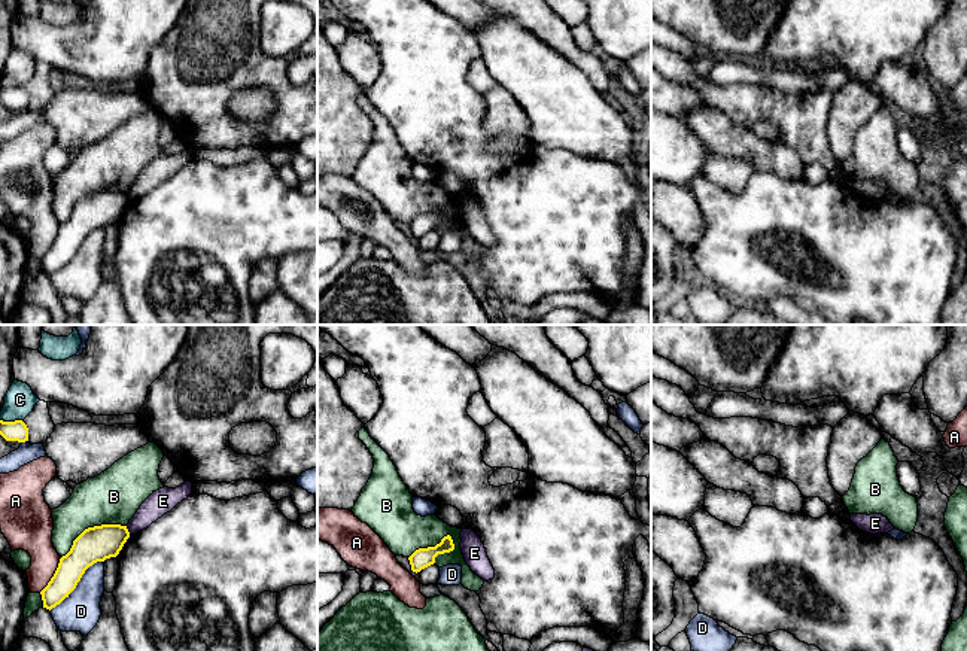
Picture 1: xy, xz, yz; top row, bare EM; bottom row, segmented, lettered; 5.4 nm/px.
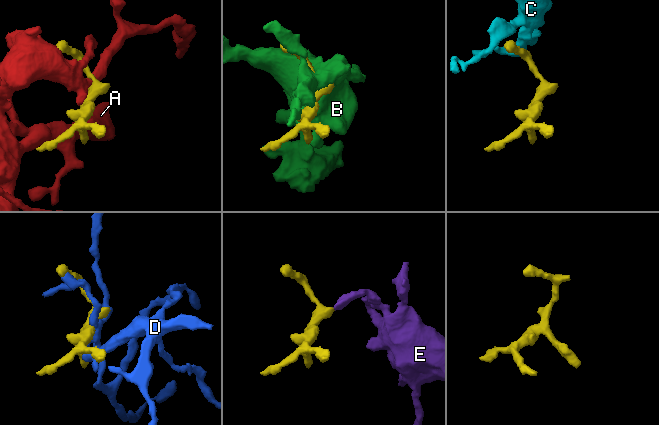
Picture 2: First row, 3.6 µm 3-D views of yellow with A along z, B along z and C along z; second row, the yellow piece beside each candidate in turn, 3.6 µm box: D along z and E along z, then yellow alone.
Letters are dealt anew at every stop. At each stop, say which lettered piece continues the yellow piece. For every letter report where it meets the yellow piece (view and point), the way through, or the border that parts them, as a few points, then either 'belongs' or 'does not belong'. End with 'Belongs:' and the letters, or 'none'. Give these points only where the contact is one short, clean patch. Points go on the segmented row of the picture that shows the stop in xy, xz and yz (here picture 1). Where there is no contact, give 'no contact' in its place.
A: meets yellow in xy at (54, 575); does not belong
B: meets yellow in xz at (431, 547); does not belong
C: meets yellow in xy at (11, 422); border along xy (0, 419), (21, 420); does not belong
D: meets yellow in xy at (76, 584); does not belong
E: meets yellow in xy at (127, 531); border along xy (125, 526), (130, 534); does not belong
Belongs: none

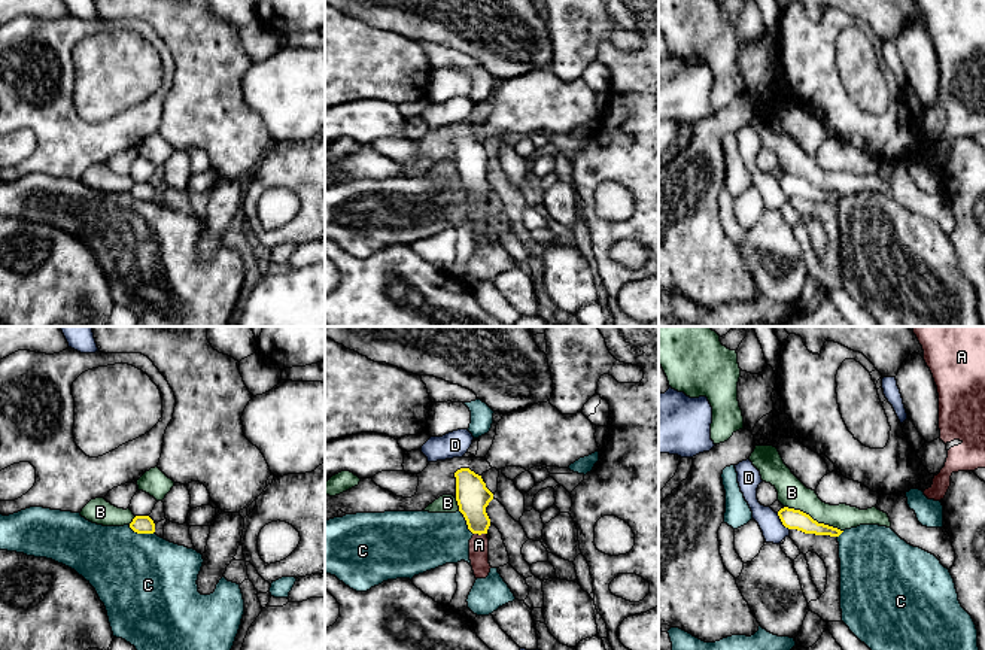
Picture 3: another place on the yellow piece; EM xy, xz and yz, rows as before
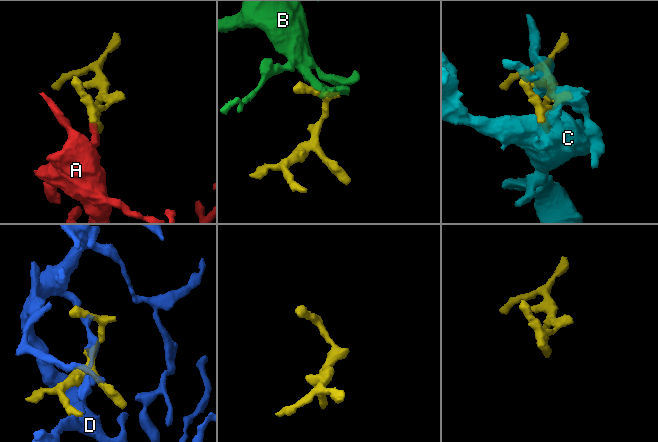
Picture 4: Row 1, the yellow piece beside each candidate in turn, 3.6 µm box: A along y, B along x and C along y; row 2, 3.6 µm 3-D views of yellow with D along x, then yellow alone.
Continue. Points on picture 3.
A: meets yellow in xz at (480, 534); belongs
B: meets yellow in yz at (812, 519); border along yz (784, 506), (799, 509), (818, 522), (842, 531); does not belong
C: meets yellow in xy at (142, 532); does not belong
D: meets yellow in yz at (781, 521); does not belong
Belongs: A

